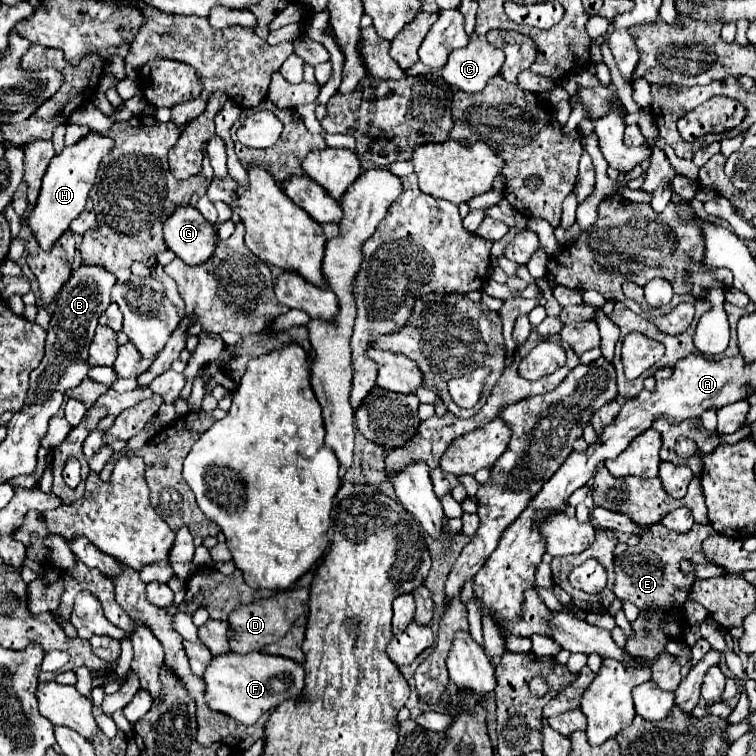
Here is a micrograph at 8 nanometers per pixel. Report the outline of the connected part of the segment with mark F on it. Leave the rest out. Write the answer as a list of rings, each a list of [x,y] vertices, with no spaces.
[[[231,652],[223,654],[219,658],[213,658],[205,670],[203,676],[207,684],[207,704],[213,710],[219,710],[245,726],[255,724],[261,714],[267,710],[275,710],[281,702],[293,700],[293,698],[303,698],[303,688],[305,688],[305,670],[303,664],[283,658],[283,656],[271,656],[271,654],[261,654],[261,652],[251,652],[247,656]]]

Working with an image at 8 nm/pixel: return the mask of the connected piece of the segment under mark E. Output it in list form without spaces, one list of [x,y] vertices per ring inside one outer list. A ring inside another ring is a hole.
[[[653,524],[651,530],[647,530],[643,534],[643,538],[637,546],[627,548],[621,556],[615,558],[615,570],[617,570],[615,586],[613,586],[615,596],[621,598],[621,600],[631,600],[641,610],[639,618],[631,624],[633,634],[627,640],[627,646],[625,646],[627,652],[631,652],[633,656],[649,658],[649,660],[661,656],[665,652],[667,642],[671,640],[661,630],[661,626],[667,624],[669,618],[675,618],[679,622],[681,638],[683,638],[685,624],[677,614],[673,594],[677,590],[689,592],[693,582],[695,582],[695,576],[693,574],[683,574],[681,568],[679,568],[679,562],[683,558],[691,558],[697,564],[697,570],[721,570],[721,574],[725,574],[725,570],[721,566],[715,566],[715,564],[707,562],[705,554],[701,552],[701,540],[705,540],[707,536],[713,536],[713,534],[717,534],[717,530],[711,524],[705,524],[705,526],[703,524],[693,524],[693,528],[687,534],[677,534],[673,530],[663,528],[661,524]],[[649,608],[653,608],[651,616],[647,616]],[[645,630],[651,630],[651,640],[649,640],[649,636],[645,636]]]

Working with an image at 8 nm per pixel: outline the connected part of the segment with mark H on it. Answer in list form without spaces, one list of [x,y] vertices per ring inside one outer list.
[[[89,130],[79,142],[75,142],[73,146],[65,146],[63,152],[51,160],[47,174],[43,178],[37,206],[29,214],[29,220],[27,220],[29,228],[33,230],[35,238],[39,240],[39,244],[45,250],[49,250],[51,244],[69,228],[71,220],[85,210],[85,202],[87,202],[87,196],[91,192],[91,186],[95,184],[99,164],[111,152],[113,146],[115,146],[113,138],[103,136],[95,130]]]

